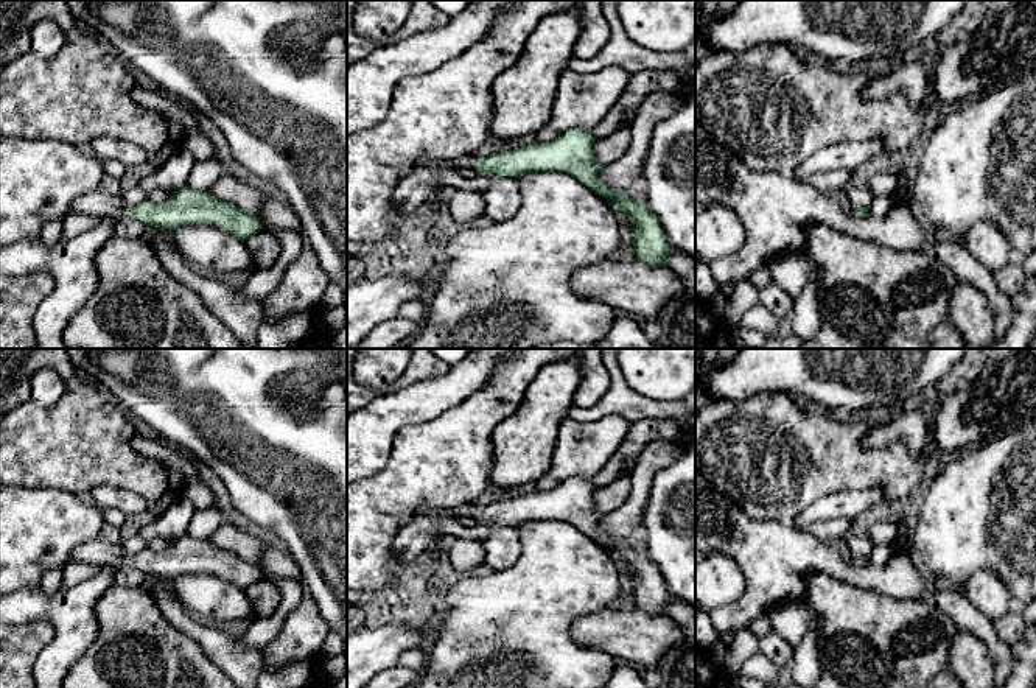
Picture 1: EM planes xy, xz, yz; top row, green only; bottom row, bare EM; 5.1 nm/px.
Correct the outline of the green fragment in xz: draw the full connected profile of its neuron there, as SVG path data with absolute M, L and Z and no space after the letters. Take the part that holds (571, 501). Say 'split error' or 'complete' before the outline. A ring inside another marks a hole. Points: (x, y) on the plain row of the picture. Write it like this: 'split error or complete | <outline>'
split error | M572 476L560 483L557 487L548 492L532 492L521 497L513 497L506 501L498 501L487 506L465 504L460 507L439 509L434 514L417 514L411 523L403 526L397 534L392 549L400 556L404 563L414 562L420 554L425 553L426 546L432 540L439 540L442 532L436 521L439 518L459 520L462 517L474 518L476 521L487 525L516 525L518 528L526 521L538 520L560 520L577 526L593 542L605 546L616 559L624 560L633 571L633 596L636 607L656 616L666 616L667 606L674 601L666 588L666 582L660 570L650 562L644 551L632 548L627 540L611 540L600 534L599 525L602 514L597 512L594 504L594 486L591 481L579 476Z

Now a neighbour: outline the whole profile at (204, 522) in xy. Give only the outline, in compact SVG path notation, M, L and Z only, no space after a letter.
M196 509L188 523L187 534L199 540L208 540L213 531L224 521L219 509Z

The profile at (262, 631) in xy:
M275 579L274 584L282 595L282 601L271 615L257 616L247 630L238 637L247 648L263 649L268 646L280 634L286 615L297 607L302 599L302 581Z

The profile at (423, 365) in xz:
M347 349L347 414L367 405L378 395L392 394L417 381L431 380L448 372L450 364L437 358L431 349L411 349L411 361L401 377L381 389L361 386L353 378L356 349Z

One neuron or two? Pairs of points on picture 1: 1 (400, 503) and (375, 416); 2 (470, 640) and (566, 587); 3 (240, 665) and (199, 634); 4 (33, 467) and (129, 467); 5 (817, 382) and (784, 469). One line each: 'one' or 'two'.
1: two
2: one
3: one
4: one
5: two

